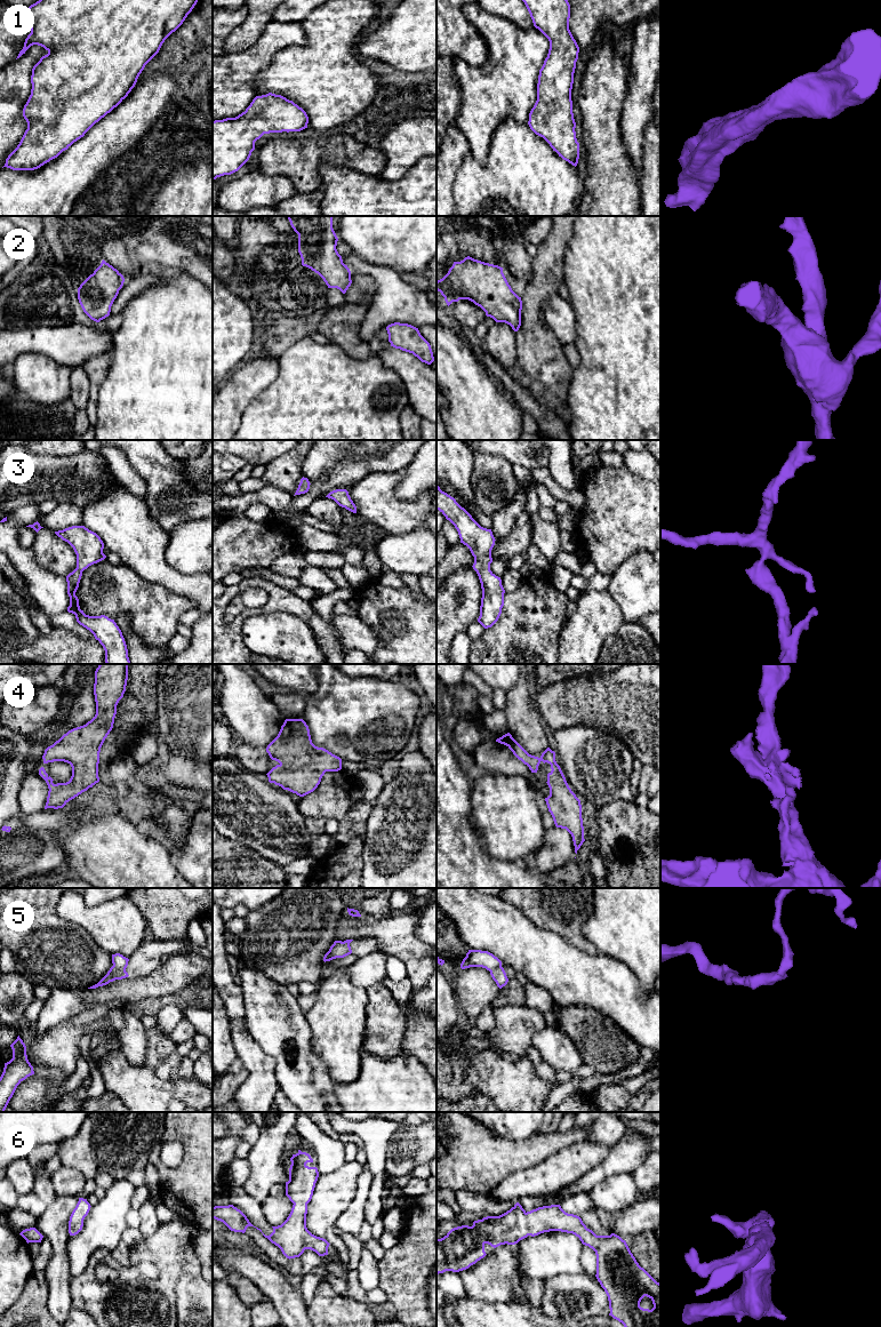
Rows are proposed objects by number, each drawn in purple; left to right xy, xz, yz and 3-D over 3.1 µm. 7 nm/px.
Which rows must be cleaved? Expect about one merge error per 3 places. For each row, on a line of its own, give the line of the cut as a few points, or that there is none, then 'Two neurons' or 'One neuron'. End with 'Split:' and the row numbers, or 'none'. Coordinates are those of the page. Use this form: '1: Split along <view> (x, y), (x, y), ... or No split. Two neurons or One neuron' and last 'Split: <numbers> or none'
1: No split. One neuron
2: No split. One neuron
3: No split. One neuron
4: No split. One neuron
5: Split along xy (113, 965), (125, 970). Two neurons
6: No split. One neuron
Split: 5

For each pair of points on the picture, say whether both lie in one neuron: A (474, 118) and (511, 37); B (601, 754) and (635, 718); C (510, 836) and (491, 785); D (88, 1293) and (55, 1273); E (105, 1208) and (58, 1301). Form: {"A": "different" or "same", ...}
{"A": "same", "B": "different", "C": "same", "D": "different", "E": "different"}

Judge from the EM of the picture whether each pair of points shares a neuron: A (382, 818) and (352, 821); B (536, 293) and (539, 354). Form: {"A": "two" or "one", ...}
{"A": "two", "B": "one"}

